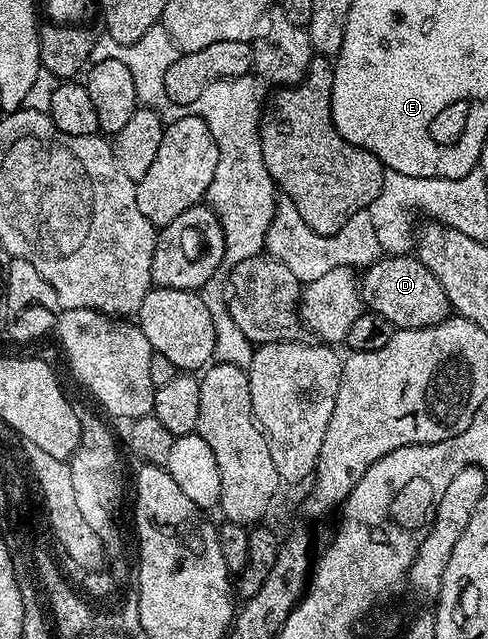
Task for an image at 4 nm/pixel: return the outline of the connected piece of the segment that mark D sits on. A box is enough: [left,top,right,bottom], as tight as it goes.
[360,253,452,330]

